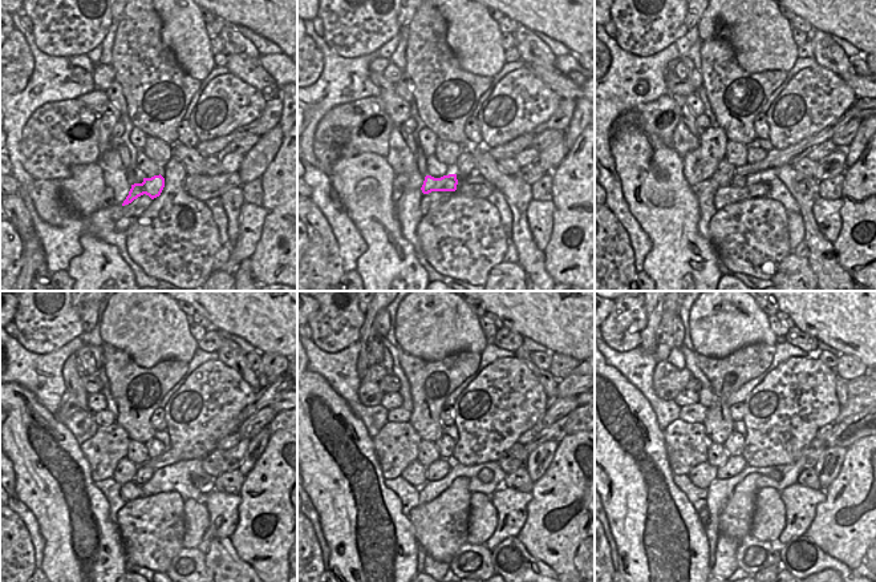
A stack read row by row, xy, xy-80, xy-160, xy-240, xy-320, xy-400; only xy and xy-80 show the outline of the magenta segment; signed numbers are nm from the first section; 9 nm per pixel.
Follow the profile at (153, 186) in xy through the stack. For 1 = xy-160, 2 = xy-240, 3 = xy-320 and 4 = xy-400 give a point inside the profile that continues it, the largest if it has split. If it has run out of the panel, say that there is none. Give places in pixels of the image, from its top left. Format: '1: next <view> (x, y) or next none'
1: next xy-160 (738, 181)
2: next xy-240 (144, 473)
3: next xy-320 (438, 469)
4: next xy-400 (735, 464)

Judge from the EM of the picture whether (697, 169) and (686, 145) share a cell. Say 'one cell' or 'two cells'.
two cells

